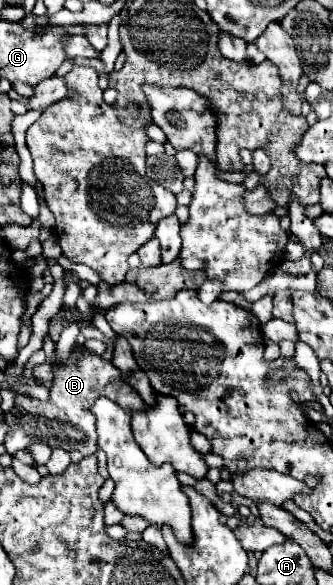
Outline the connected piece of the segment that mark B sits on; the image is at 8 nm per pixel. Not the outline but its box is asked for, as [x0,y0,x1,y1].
[16,348,148,456]

